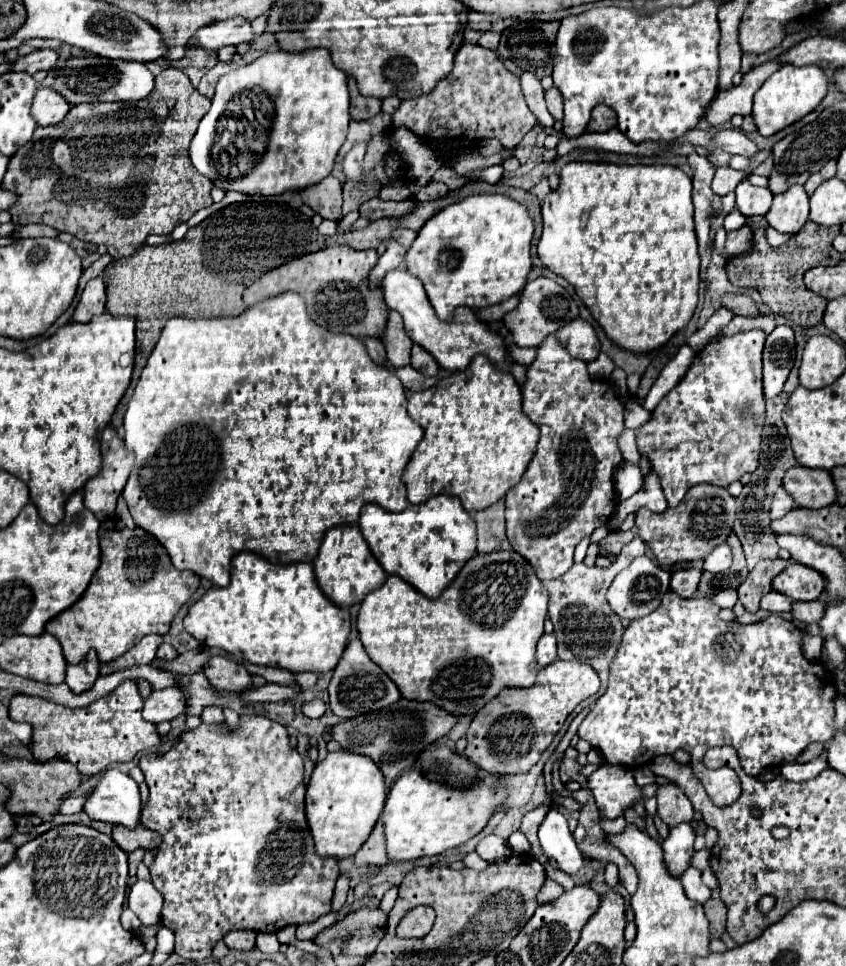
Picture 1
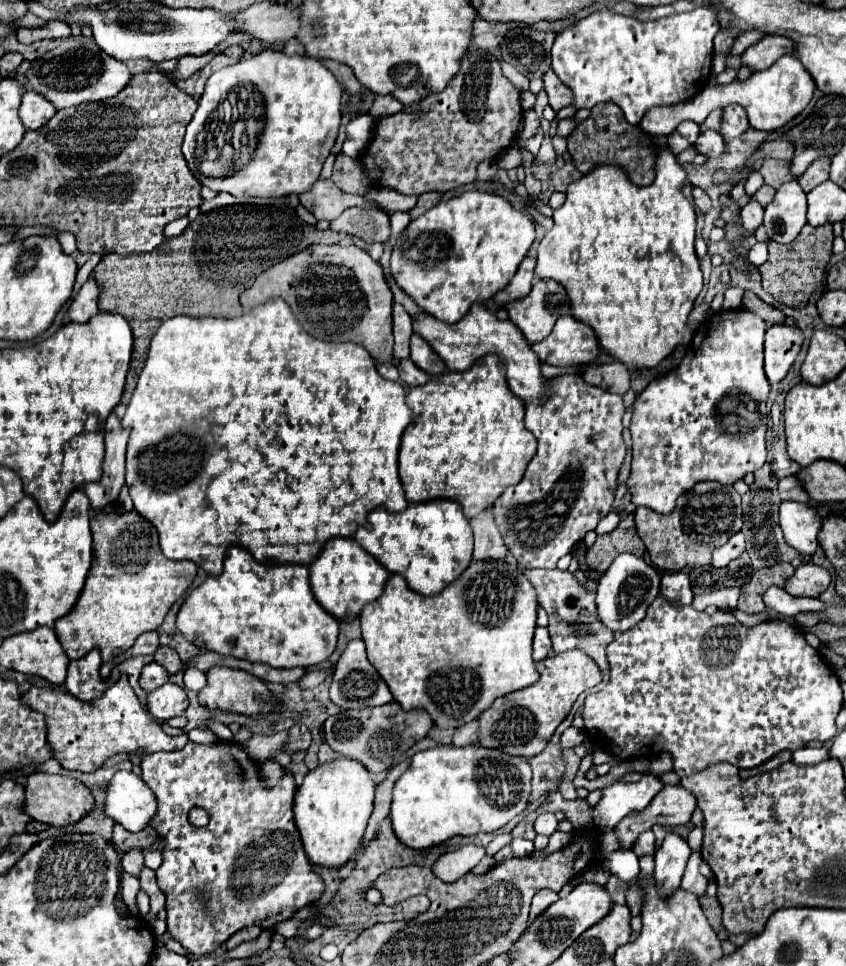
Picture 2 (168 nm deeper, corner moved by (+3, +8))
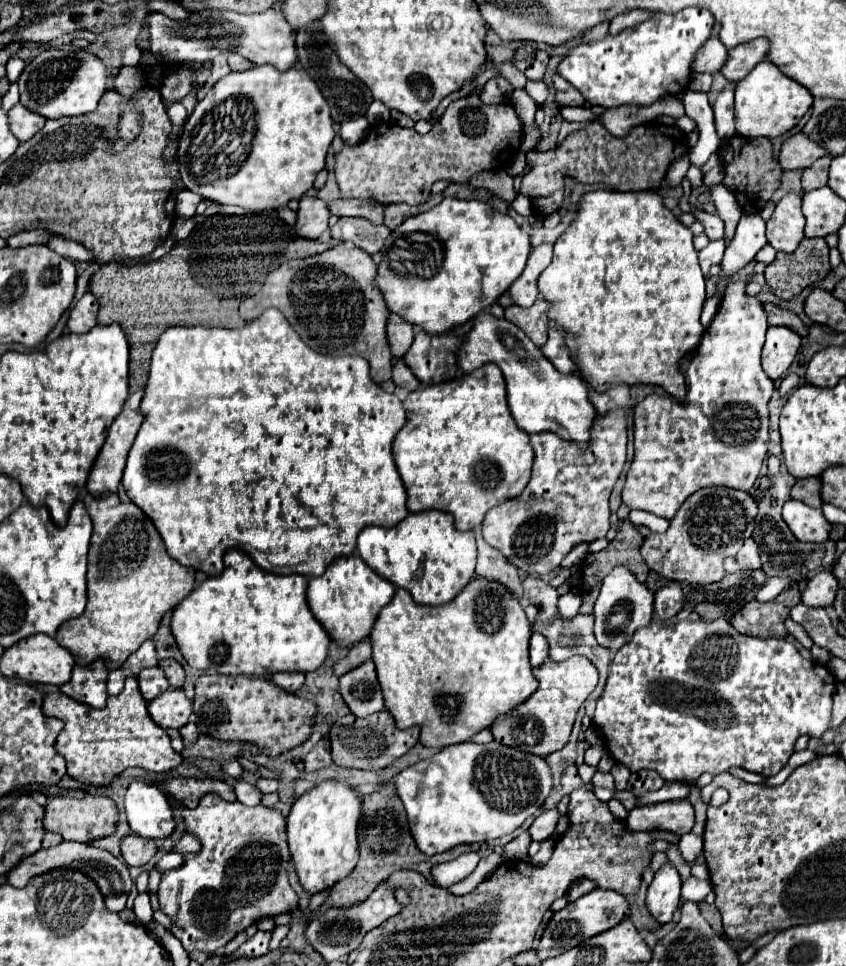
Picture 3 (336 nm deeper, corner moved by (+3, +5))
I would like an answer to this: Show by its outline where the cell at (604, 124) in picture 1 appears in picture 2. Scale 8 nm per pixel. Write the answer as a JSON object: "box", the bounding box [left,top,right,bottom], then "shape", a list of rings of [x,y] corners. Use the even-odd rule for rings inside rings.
{"box":[569,104,659,186],"shape":[[[597,104],[591,108],[591,116],[579,122],[579,126],[569,134],[569,154],[581,174],[589,174],[593,168],[609,164],[625,170],[635,186],[649,186],[655,180],[655,158],[659,150],[641,126],[631,126],[625,120],[621,108],[615,104]]]}

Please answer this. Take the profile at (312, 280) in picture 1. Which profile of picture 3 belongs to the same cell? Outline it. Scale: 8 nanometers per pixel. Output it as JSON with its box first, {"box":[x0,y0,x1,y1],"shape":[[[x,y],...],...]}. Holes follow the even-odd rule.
{"box":[239,247,391,383],"shape":[[[333,247],[325,253],[293,259],[277,267],[265,279],[261,291],[243,299],[239,313],[245,321],[257,319],[265,309],[279,309],[299,337],[323,355],[359,355],[369,361],[377,383],[391,379],[391,349],[387,345],[389,309],[375,285],[377,265],[369,253],[353,247]]]}

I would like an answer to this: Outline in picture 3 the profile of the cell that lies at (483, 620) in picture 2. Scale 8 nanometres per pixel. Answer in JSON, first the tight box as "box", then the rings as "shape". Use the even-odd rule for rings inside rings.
{"box":[369,577,539,749],"shape":[[[475,577],[451,603],[439,609],[419,605],[409,591],[395,589],[393,599],[381,609],[369,635],[387,711],[393,715],[399,729],[419,725],[419,741],[427,747],[441,749],[453,743],[471,741],[471,737],[481,729],[487,729],[497,715],[511,711],[537,689],[539,683],[531,673],[533,667],[529,663],[529,637],[531,623],[521,601],[499,581]]]}

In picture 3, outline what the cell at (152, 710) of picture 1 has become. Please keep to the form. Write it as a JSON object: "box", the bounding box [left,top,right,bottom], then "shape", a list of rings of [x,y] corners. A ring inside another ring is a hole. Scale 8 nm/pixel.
{"box":[147,689,193,729],"shape":[[[167,689],[147,705],[151,719],[163,729],[181,729],[193,713],[191,699],[181,689]]]}

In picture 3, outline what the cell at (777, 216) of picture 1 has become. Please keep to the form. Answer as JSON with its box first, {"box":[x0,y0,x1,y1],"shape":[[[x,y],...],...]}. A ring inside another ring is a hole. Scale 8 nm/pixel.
{"box":[767,193,805,253],"shape":[[[787,193],[767,221],[767,241],[777,251],[793,253],[801,243],[805,217],[801,213],[801,195]]]}

